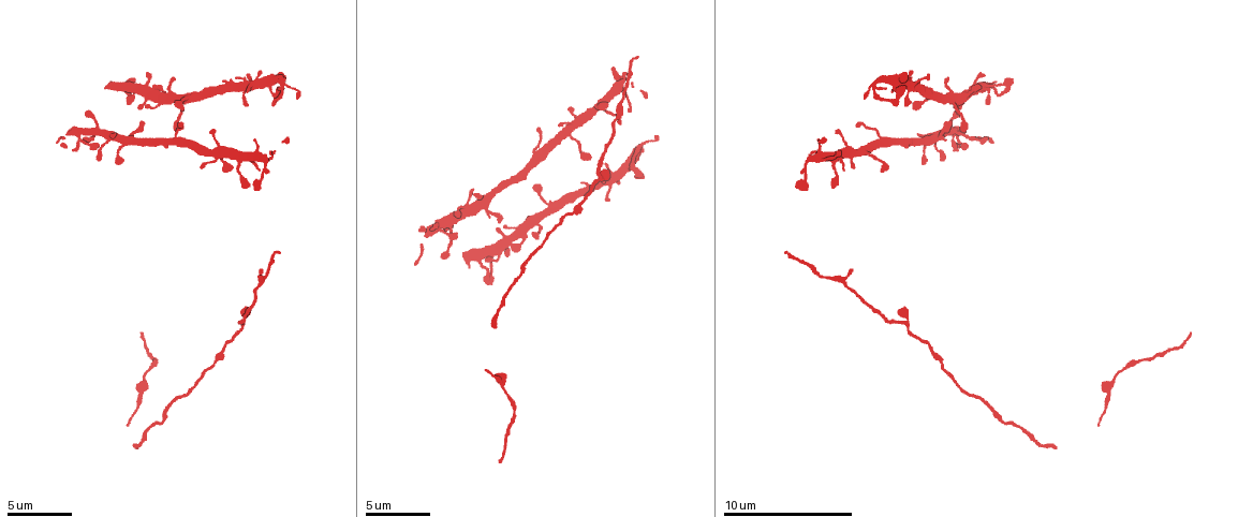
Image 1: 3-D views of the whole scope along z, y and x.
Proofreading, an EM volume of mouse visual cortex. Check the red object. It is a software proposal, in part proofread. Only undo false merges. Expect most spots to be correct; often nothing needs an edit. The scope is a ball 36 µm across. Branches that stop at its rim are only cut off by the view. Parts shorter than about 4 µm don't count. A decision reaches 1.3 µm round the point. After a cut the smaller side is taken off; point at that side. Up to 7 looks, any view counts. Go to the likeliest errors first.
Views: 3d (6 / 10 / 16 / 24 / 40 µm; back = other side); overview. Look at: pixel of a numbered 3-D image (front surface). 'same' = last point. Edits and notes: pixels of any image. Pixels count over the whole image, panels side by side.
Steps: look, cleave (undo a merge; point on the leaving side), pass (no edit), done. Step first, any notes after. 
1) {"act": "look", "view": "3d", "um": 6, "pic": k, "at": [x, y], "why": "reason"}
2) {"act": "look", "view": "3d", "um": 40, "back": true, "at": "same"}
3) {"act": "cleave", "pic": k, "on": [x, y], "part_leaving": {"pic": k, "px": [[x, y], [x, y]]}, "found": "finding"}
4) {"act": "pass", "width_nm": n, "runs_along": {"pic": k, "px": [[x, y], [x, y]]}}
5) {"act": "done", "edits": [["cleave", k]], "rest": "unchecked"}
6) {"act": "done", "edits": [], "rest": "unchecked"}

{"act": "look", "view": "3d", "um": 10, "pic": 1, "at": [846, 286], "why": "small branch off a trunk"}

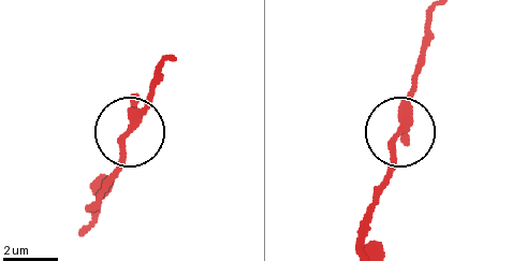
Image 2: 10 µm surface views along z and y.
{"act": "look", "view": "3d", "um": 10, "back": true, "pic": 2, "at": [398, 133]}

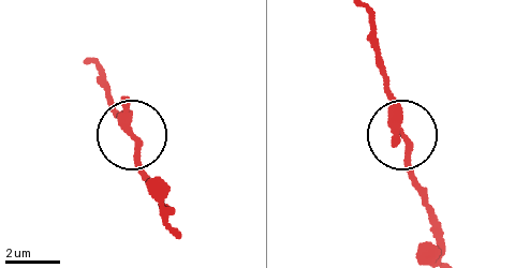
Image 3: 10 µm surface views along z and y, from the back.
{"act": "pass", "width_nm": 210, "runs_along": {"pic": 3, "px": [[113, 99], [131, 133], [141, 179]]}, "found": "one cell here"}

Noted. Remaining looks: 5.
{"act": "look", "view": "3d", "um": 10, "pic": 1, "at": [941, 363], "why": "thick turns thin"}

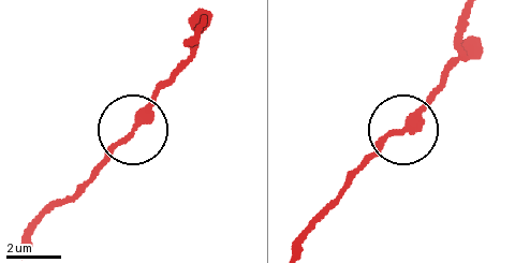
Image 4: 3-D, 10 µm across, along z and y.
{"act": "look", "view": "3d", "um": 10, "back": true, "pic": 4, "at": [133, 128], "why": "from behind"}

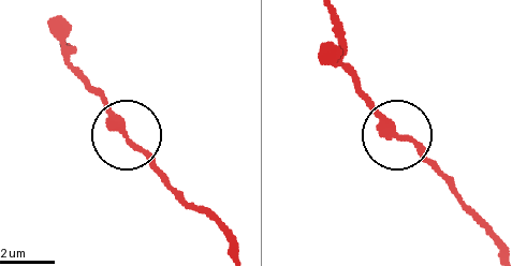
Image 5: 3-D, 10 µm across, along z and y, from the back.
{"act": "pass", "runs_along": {"pic": 5, "px": [[331, 20], [361, 97], [389, 131], [416, 145], [441, 171]]}, "found": "all the same cell"}

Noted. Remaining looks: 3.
{"act": "look", "view": "3d", "um": 16, "pic": 1, "at": [984, 400], "why": "thick turns thin"}

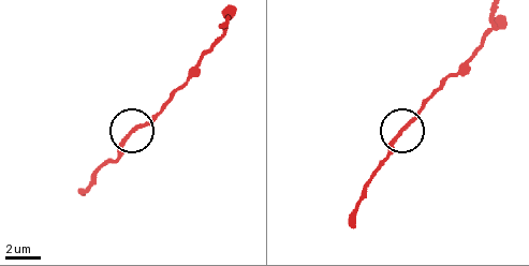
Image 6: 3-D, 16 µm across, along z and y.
{"act": "pass", "runs_along": {"pic": 6, "px": [[493, 14], [480, 49], [428, 97], [382, 160]]}, "found": "one cell here"}

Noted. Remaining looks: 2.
{"act": "done", "edits": [], "rest": "unchecked"}

